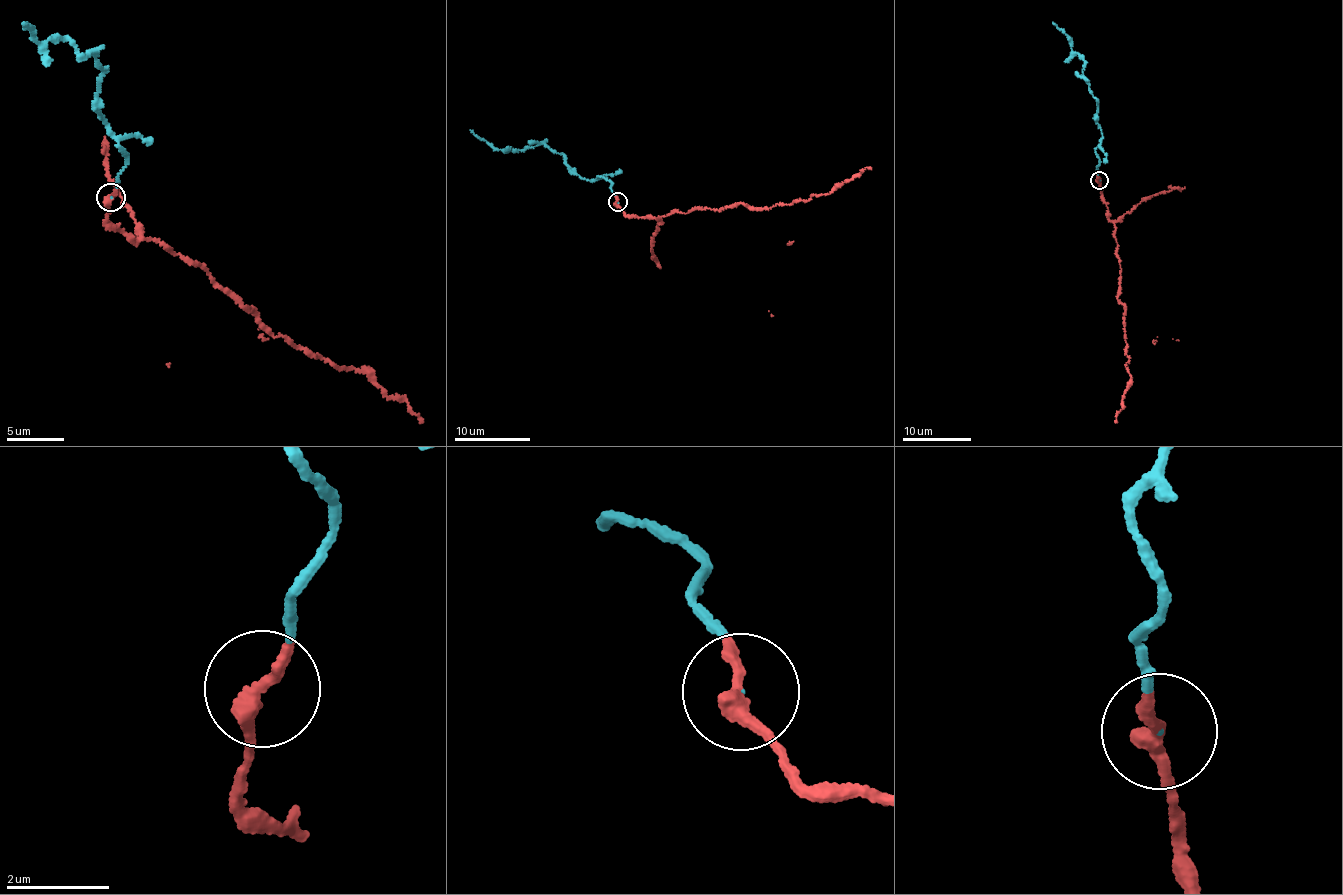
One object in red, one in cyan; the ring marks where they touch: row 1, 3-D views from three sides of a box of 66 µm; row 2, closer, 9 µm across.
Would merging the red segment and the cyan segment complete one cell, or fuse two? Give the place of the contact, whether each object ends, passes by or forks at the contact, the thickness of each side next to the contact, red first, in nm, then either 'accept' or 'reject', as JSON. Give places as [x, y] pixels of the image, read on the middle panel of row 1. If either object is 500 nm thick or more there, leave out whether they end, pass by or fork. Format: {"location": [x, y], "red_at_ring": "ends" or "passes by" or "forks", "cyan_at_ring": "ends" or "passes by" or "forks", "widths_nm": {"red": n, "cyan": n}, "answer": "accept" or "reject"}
{"location": [617, 202], "red_at_ring": "passes by", "cyan_at_ring": "ends", "widths_nm": {"red": 280, "cyan": 30}, "answer": "accept"}

